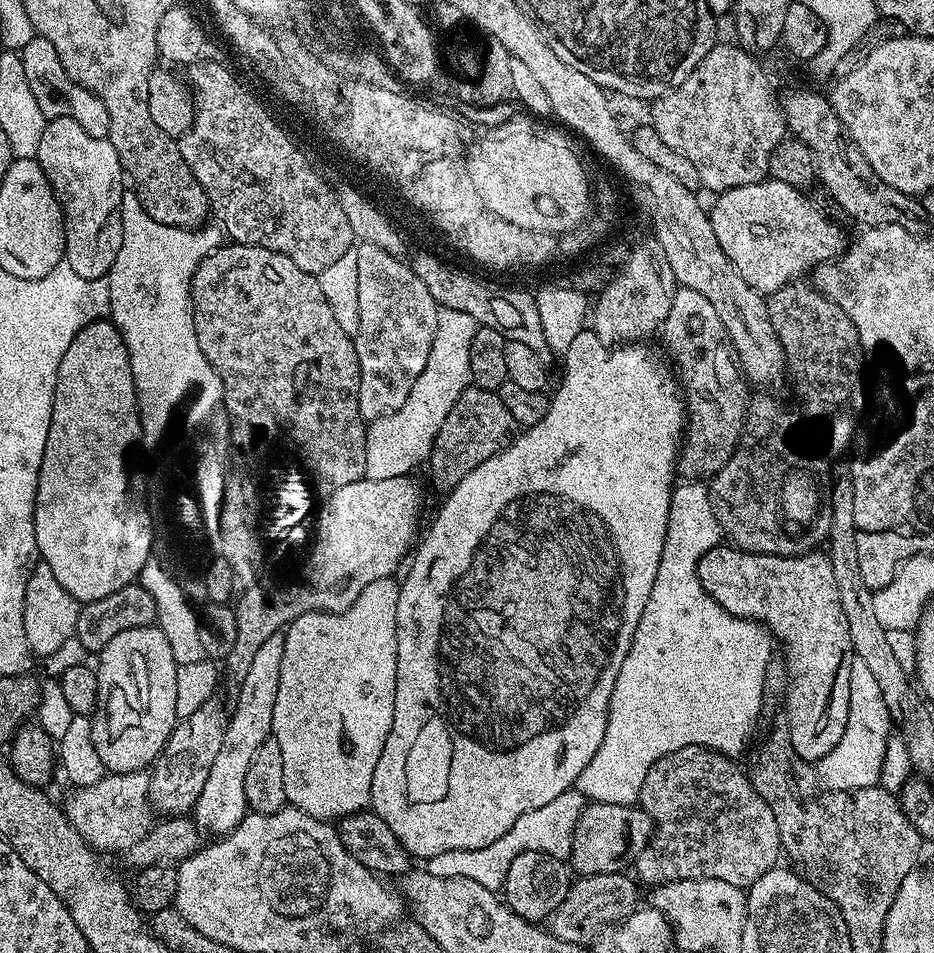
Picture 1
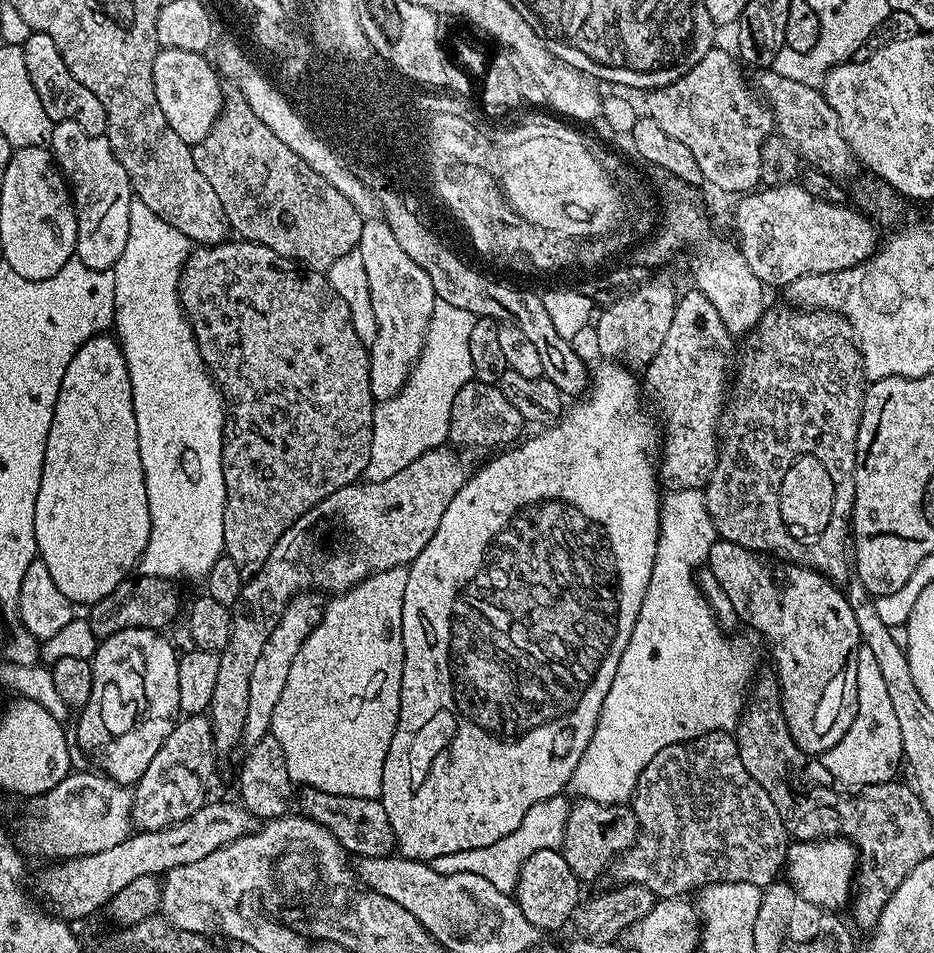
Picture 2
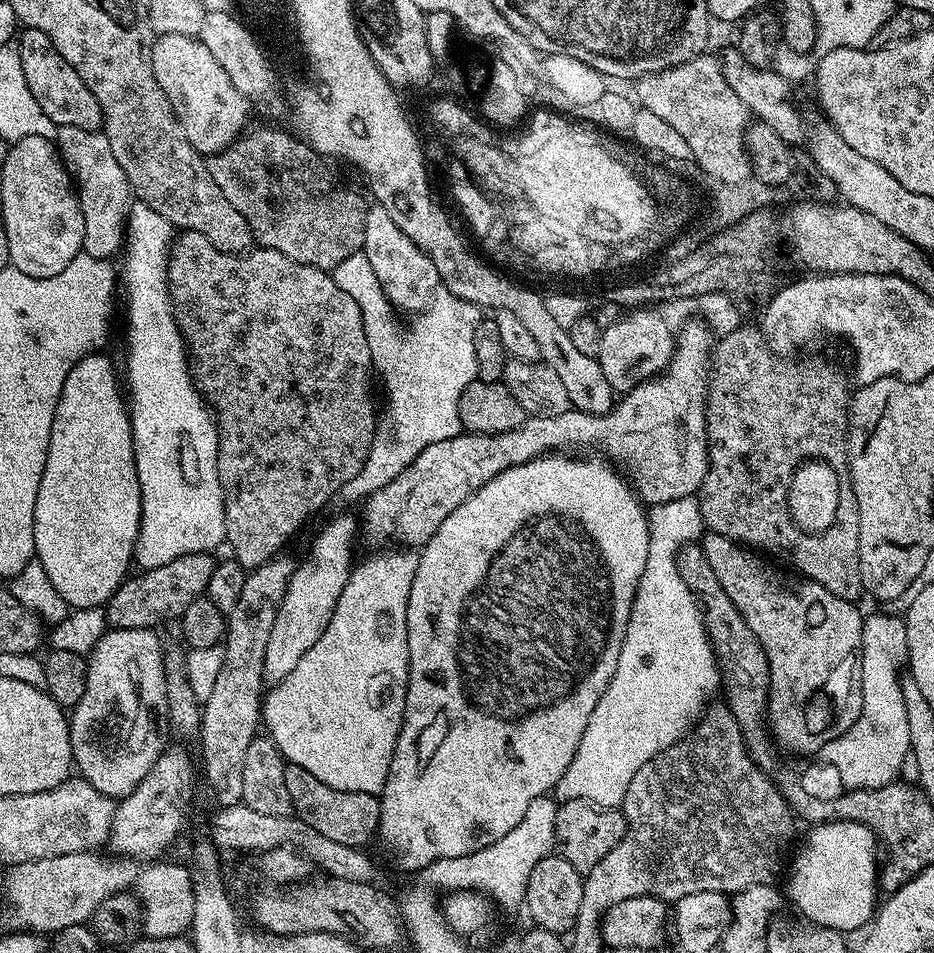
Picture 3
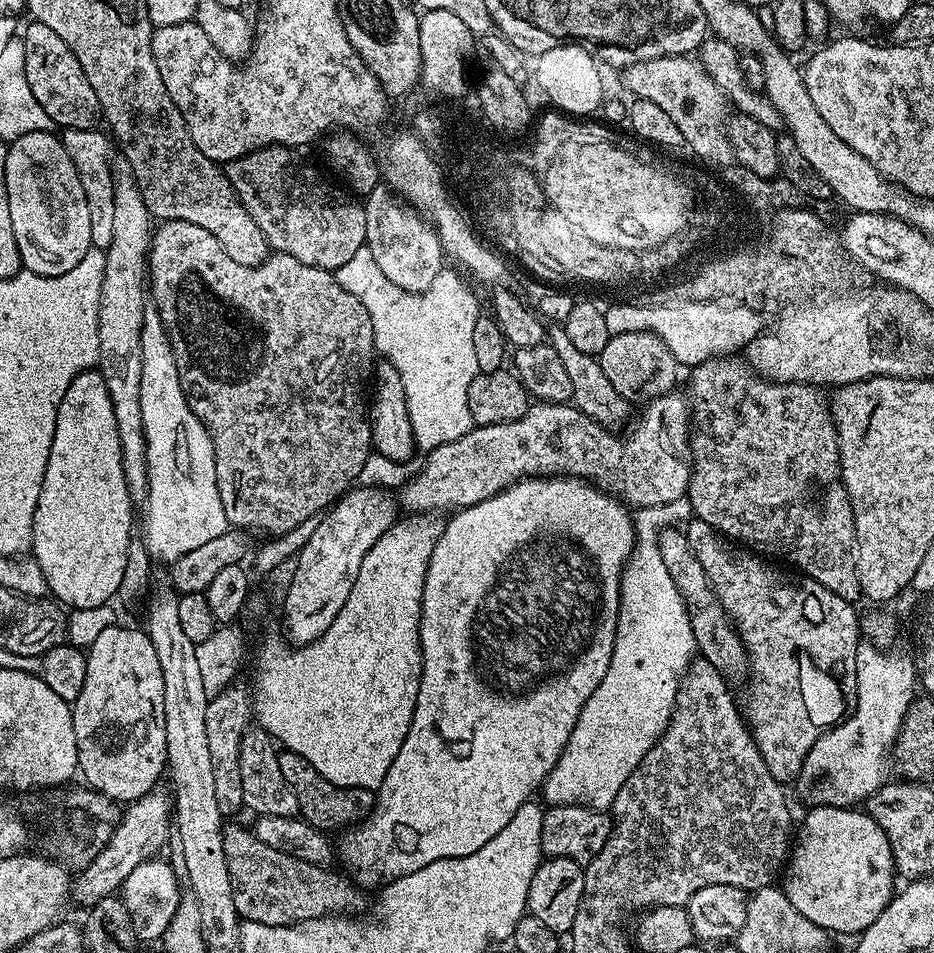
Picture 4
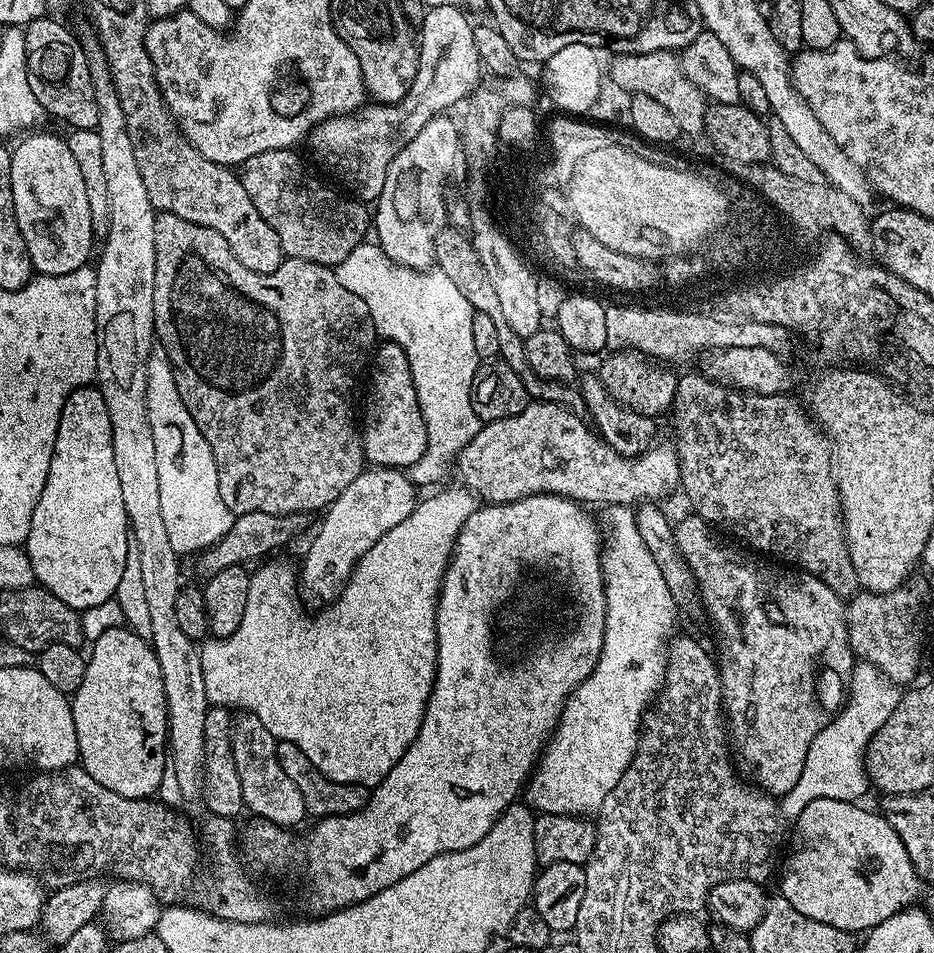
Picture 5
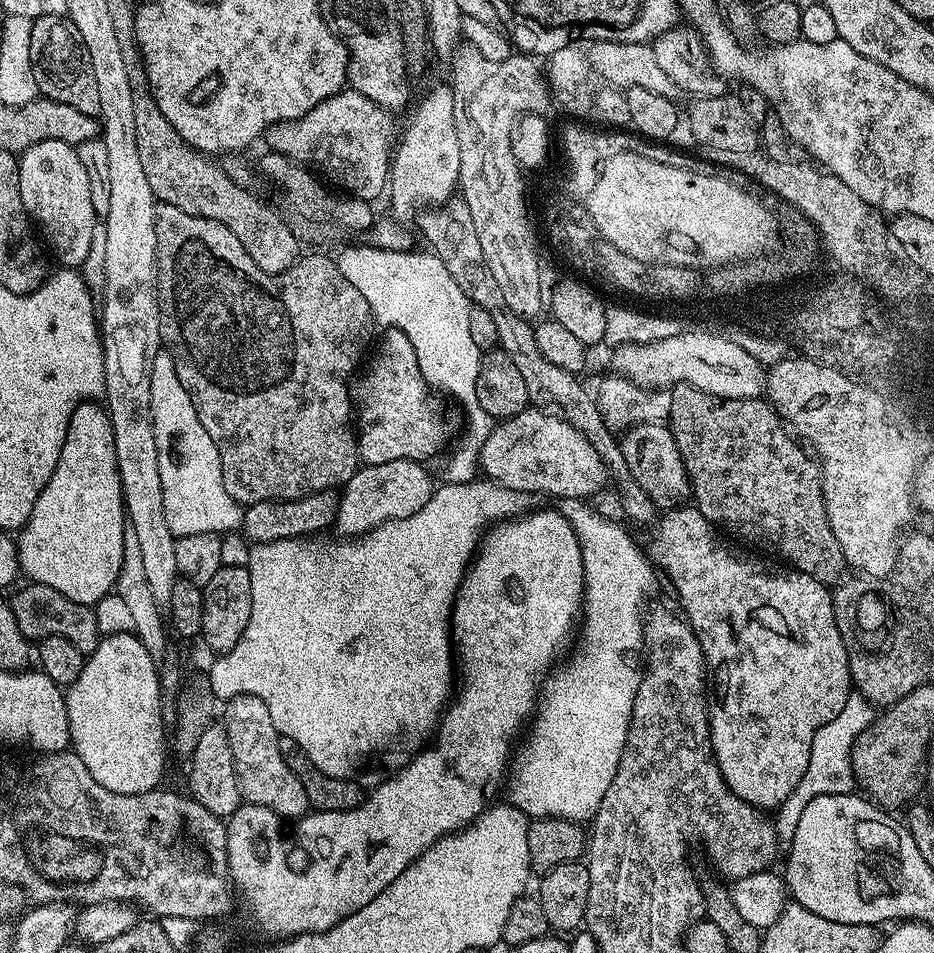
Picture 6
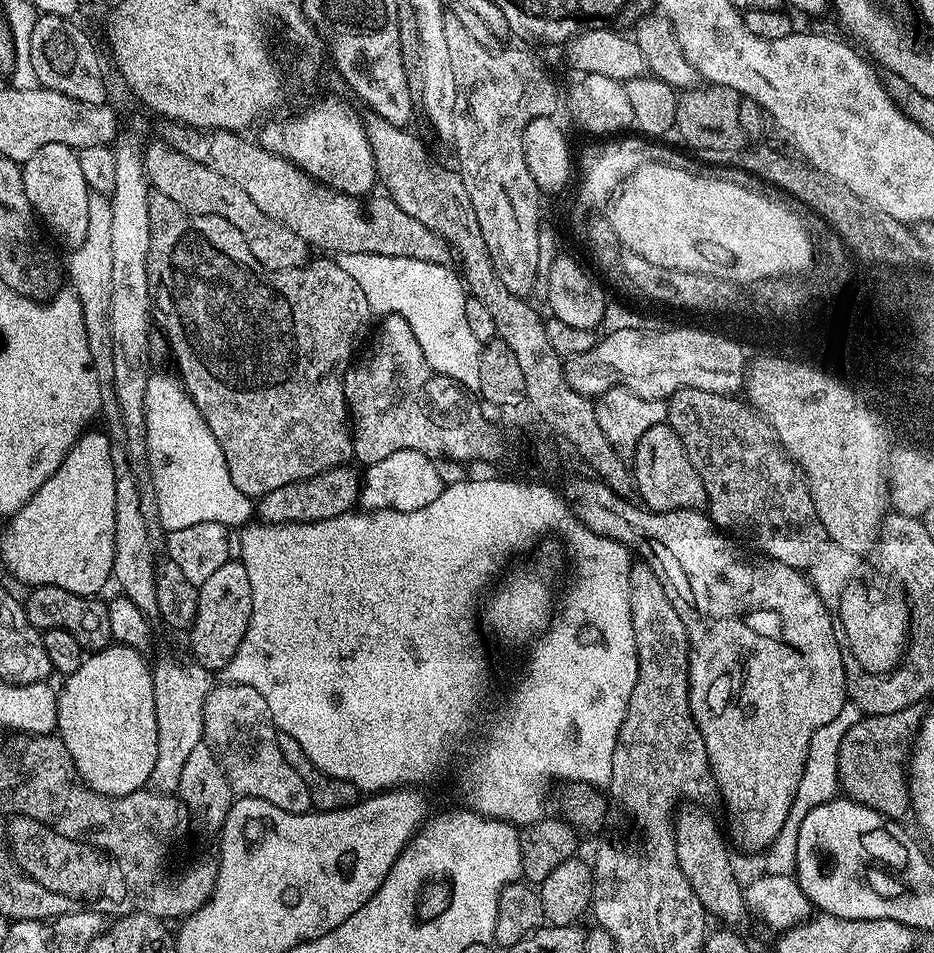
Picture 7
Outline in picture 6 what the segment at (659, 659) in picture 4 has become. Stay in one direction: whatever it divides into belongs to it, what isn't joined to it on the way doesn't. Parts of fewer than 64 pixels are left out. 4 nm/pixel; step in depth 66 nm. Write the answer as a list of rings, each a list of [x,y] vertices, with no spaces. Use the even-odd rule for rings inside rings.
[[[566,498],[558,504],[558,510],[566,518],[566,522],[570,522],[582,550],[584,607],[582,623],[578,628],[578,643],[575,645],[576,653],[573,654],[572,661],[571,656],[567,661],[568,668],[557,667],[544,681],[540,699],[526,732],[528,741],[519,745],[510,764],[511,774],[506,780],[508,798],[528,818],[549,816],[577,822],[591,821],[602,798],[606,798],[606,790],[610,790],[610,782],[614,782],[614,774],[626,746],[634,698],[644,677],[644,603],[648,600],[648,591],[651,590],[657,573],[649,557],[645,553],[644,557],[636,549],[636,544],[626,529],[619,528],[612,520],[600,520],[599,514],[594,509],[587,508],[588,506],[578,498]]]

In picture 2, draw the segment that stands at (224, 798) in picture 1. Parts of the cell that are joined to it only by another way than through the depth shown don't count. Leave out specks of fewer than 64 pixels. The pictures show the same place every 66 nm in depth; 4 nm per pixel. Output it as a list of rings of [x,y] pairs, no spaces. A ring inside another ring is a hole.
[[[301,594],[286,606],[284,616],[274,626],[274,634],[266,638],[266,646],[262,646],[262,654],[254,671],[250,673],[250,694],[246,701],[246,722],[244,723],[243,743],[251,746],[272,731],[272,715],[274,706],[278,706],[278,698],[282,698],[282,690],[286,686],[286,678],[290,678],[290,666],[294,662],[294,654],[302,646],[302,642],[313,631],[314,626],[322,620],[322,607],[316,594]]]

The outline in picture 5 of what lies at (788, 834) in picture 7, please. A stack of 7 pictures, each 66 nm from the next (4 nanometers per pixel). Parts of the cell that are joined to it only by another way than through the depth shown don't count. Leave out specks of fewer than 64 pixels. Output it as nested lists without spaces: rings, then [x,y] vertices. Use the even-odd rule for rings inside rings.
[[[857,659],[853,663],[852,678],[848,682],[848,695],[843,708],[835,713],[836,717],[833,720],[831,717],[825,723],[822,731],[814,738],[814,742],[810,742],[810,750],[806,750],[806,766],[802,766],[798,786],[794,786],[794,790],[787,792],[779,801],[780,811],[785,821],[795,821],[796,817],[802,814],[802,810],[815,799],[840,799],[856,802],[861,799],[859,796],[864,791],[869,791],[870,781],[868,771],[864,769],[864,755],[868,749],[870,738],[874,738],[874,734],[884,725],[886,718],[890,718],[890,714],[894,714],[894,706],[898,706],[901,695],[901,685],[897,684],[895,680],[889,680],[887,676],[883,676],[873,664],[862,659]]]

